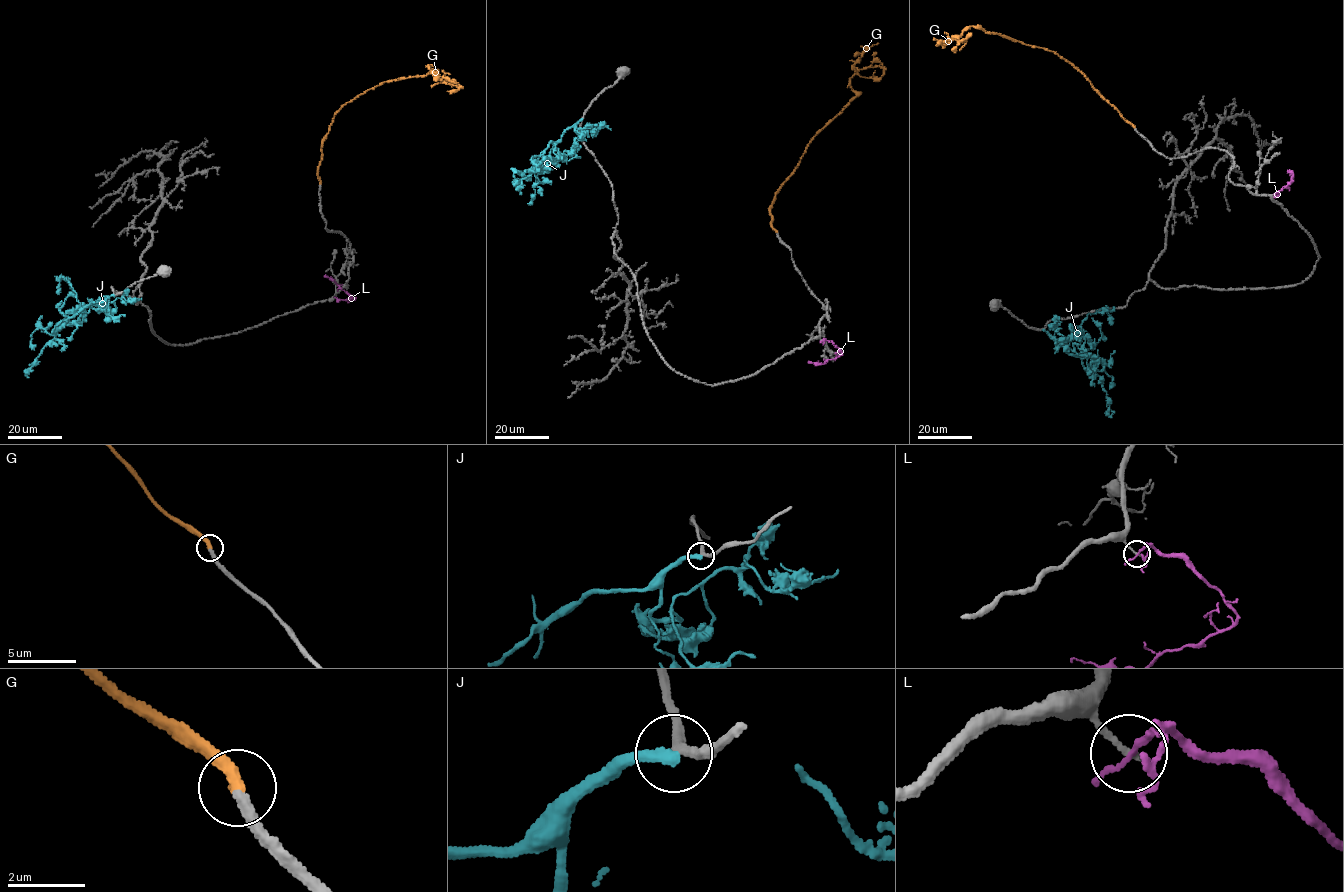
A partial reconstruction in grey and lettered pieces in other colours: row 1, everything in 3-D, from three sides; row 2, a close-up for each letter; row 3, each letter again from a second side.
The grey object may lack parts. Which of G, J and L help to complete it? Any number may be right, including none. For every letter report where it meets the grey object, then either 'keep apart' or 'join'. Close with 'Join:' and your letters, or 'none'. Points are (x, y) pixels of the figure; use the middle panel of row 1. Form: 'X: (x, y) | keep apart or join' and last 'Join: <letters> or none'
G: (776, 231) | join
J: (581, 119) | keep apart
L: (822, 341) | keep apart
Join: G

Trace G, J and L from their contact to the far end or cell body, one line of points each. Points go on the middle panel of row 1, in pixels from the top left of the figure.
G: (776, 231), (775, 193), (855, 96), (850, 78), (876, 65), (883, 74), (854, 68)
J: (582, 119), (559, 140), (549, 143), (542, 155), (531, 159), (536, 166), (533, 169), (514, 171), (513, 175)
L: (822, 340), (831, 341), (841, 354), (821, 364), (809, 362)

